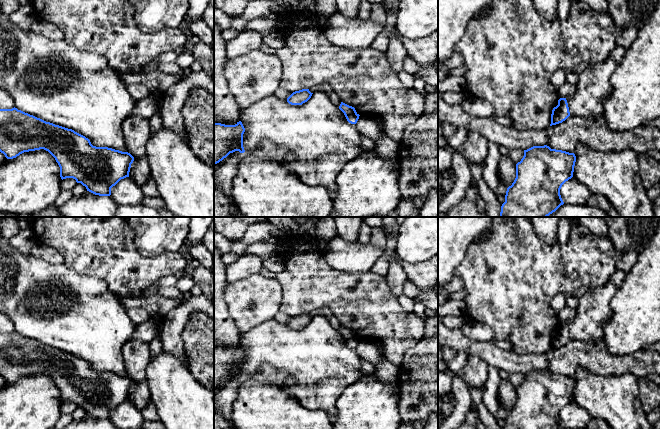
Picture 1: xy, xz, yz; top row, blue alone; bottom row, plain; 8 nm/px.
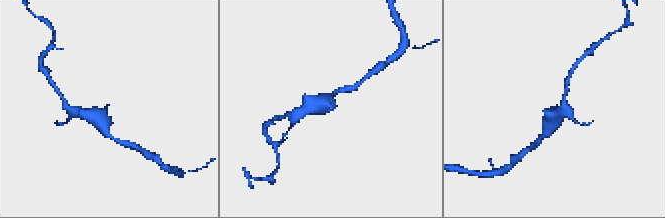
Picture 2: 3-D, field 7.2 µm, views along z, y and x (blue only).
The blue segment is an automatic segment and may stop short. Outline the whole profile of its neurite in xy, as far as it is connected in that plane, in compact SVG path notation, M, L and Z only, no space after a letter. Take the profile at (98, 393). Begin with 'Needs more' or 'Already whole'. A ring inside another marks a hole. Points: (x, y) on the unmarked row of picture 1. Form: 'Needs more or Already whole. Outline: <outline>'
Already whole. Outline: M15 331L0 333L0 376L7 383L13 383L24 376L40 373L48 375L55 382L62 404L73 402L87 415L99 420L110 420L111 412L121 403L129 401L134 385L128 376L93 370L88 362L72 353L46 346Z

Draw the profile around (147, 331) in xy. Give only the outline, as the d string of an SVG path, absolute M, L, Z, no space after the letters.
M151 317L144 323L136 325L132 338L149 343L151 340L158 337L160 328L160 319Z

